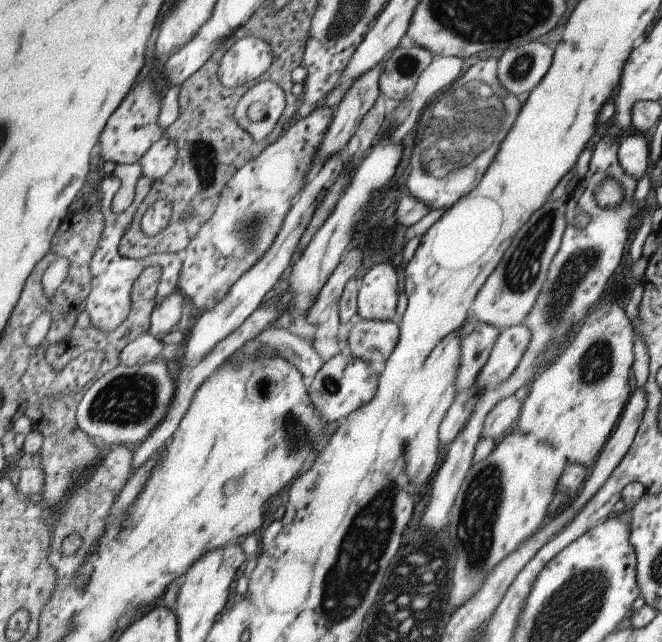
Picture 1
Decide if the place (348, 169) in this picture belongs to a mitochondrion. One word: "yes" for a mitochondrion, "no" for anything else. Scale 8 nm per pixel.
no

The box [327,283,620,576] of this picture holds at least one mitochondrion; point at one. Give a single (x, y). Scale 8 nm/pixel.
(594, 366)

